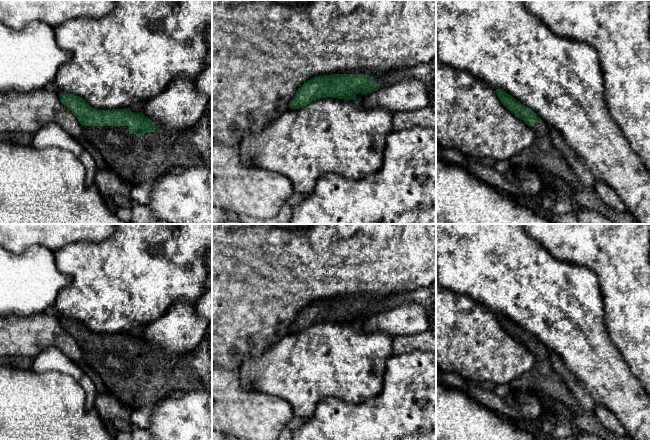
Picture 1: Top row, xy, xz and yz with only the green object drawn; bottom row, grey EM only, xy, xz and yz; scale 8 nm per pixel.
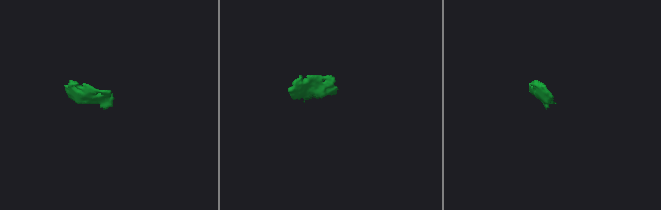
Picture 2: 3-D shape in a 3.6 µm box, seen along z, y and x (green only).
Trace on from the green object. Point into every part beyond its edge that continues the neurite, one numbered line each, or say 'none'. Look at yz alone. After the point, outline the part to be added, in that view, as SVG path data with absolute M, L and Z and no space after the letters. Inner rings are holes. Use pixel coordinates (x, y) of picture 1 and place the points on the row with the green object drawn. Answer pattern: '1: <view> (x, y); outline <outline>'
1: yz (541, 156); outline M539 115L537 116L541 121L530 127L534 140L529 147L511 158L513 167L530 169L539 175L547 173L560 179L574 189L574 202L578 207L598 212L614 224L640 224L631 212L614 210L603 202L594 189L585 187L578 181L562 154L553 145L549 135L550 127Z

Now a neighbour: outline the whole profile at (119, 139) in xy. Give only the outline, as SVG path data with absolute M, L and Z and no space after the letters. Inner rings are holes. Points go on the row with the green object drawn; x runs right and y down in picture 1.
M108 130L105 134L105 141L114 146L118 146L120 149L125 149L127 145L128 135L122 132L116 132L114 130Z

